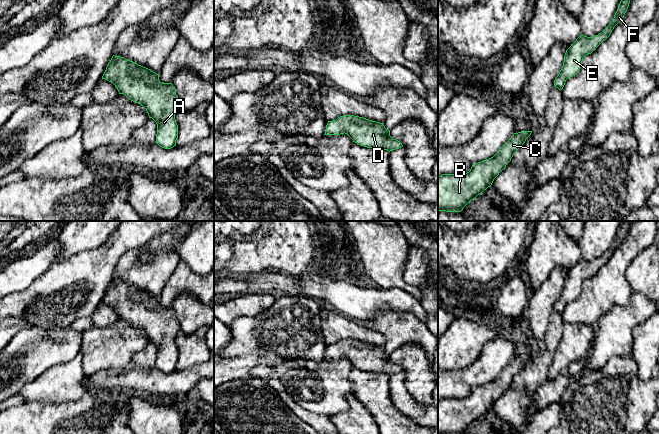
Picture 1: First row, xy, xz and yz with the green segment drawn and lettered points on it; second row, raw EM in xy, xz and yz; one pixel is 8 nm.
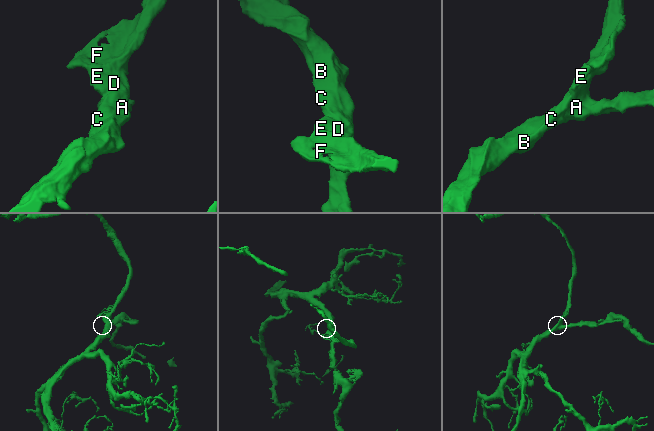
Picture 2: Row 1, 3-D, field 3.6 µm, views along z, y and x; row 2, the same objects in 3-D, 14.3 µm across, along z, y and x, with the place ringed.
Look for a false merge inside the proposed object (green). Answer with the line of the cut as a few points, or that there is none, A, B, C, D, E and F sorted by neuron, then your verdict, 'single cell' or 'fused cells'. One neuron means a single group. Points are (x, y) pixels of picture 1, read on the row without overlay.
no cut | A B C D E F | single cell

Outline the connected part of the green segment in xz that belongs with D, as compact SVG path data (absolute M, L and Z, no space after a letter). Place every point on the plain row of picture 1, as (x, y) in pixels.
M344 339L328 345L324 359L347 358L353 366L373 373L389 376L403 371L402 367L390 360L390 354L383 347L354 339Z

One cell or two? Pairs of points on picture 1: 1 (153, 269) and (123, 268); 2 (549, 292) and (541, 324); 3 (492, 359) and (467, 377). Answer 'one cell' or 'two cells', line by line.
1: one cell
2: one cell
3: one cell

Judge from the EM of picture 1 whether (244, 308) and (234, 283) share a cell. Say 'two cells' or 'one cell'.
two cells

